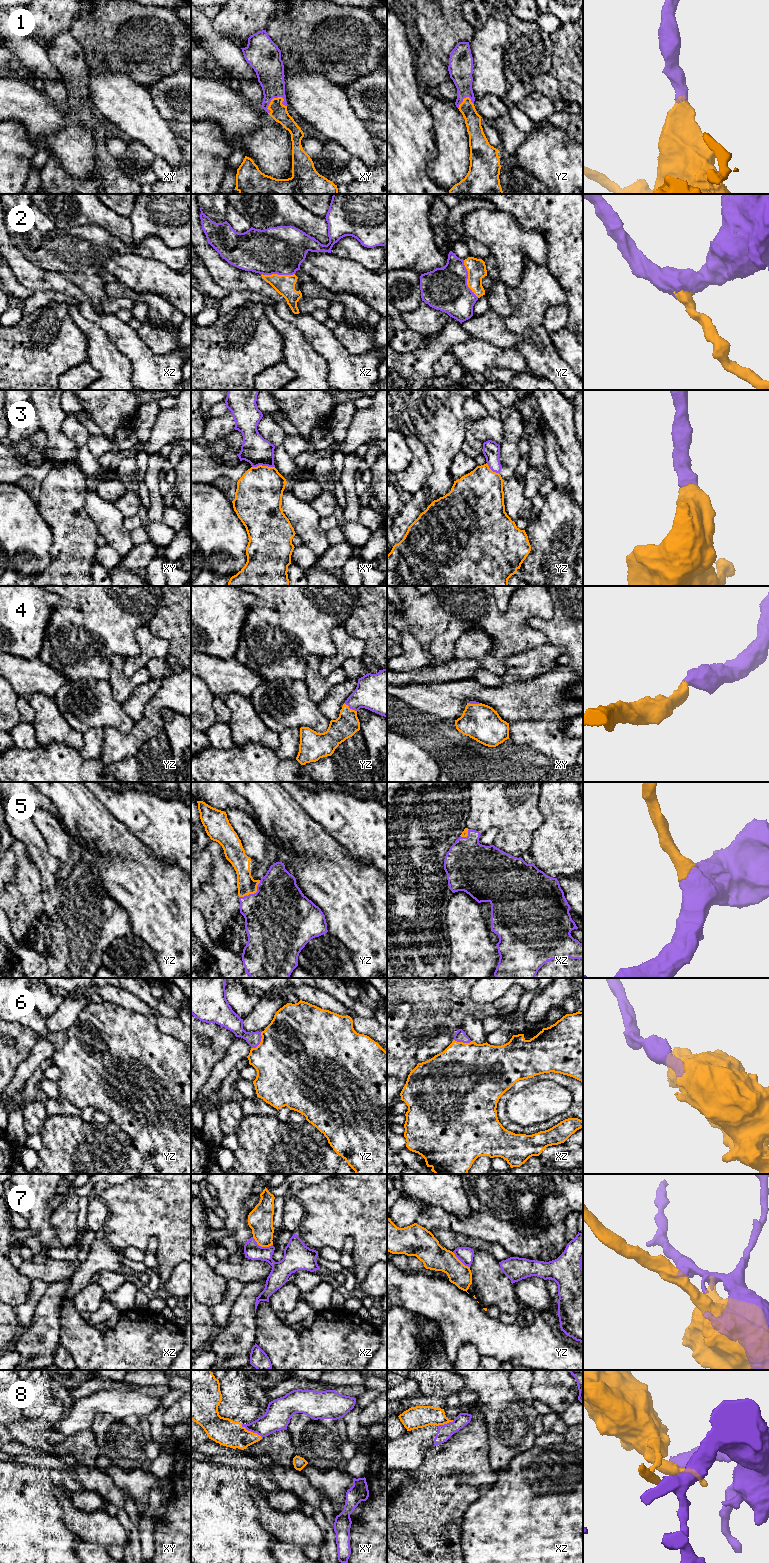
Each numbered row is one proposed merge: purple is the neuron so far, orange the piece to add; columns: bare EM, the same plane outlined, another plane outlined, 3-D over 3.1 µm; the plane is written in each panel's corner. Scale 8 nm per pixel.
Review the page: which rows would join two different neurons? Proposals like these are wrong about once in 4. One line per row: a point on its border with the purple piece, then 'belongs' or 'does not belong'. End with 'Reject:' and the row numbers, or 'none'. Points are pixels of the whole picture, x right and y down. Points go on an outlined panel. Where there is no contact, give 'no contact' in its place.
1: xy (270, 101) | belongs
2: yz (467, 278) | belongs
3: xy (263, 465) | belongs
4: yz (350, 708) | belongs
5: yz (254, 893) | belongs
6: yz (260, 1041) | belongs
7: xz (262, 1247) | does not belong
8: xy (252, 1431) | does not belong
Reject: 7, 8

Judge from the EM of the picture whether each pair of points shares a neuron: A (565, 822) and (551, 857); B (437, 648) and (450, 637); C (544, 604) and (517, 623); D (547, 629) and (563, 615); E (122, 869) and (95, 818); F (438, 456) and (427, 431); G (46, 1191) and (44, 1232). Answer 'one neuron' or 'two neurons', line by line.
A: one neuron
B: one neuron
C: one neuron
D: one neuron
E: one neuron
F: one neuron
G: one neuron

